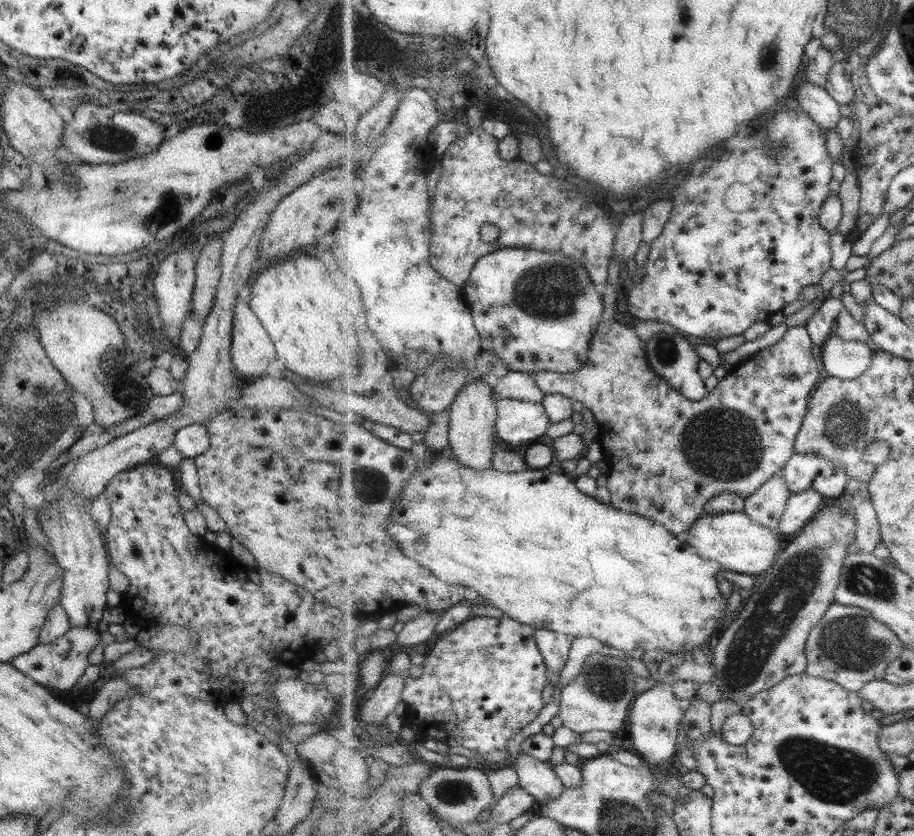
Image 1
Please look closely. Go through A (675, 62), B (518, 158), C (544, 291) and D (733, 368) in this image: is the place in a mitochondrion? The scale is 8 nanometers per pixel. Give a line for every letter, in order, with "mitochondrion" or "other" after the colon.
A: other
B: other
C: mitochondrion
D: other

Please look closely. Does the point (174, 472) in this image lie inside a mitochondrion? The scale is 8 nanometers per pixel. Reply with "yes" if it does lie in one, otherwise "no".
no

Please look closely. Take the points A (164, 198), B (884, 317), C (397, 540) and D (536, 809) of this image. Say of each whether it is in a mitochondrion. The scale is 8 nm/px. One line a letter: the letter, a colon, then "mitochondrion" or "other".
A: mitochondrion
B: other
C: other
D: other

